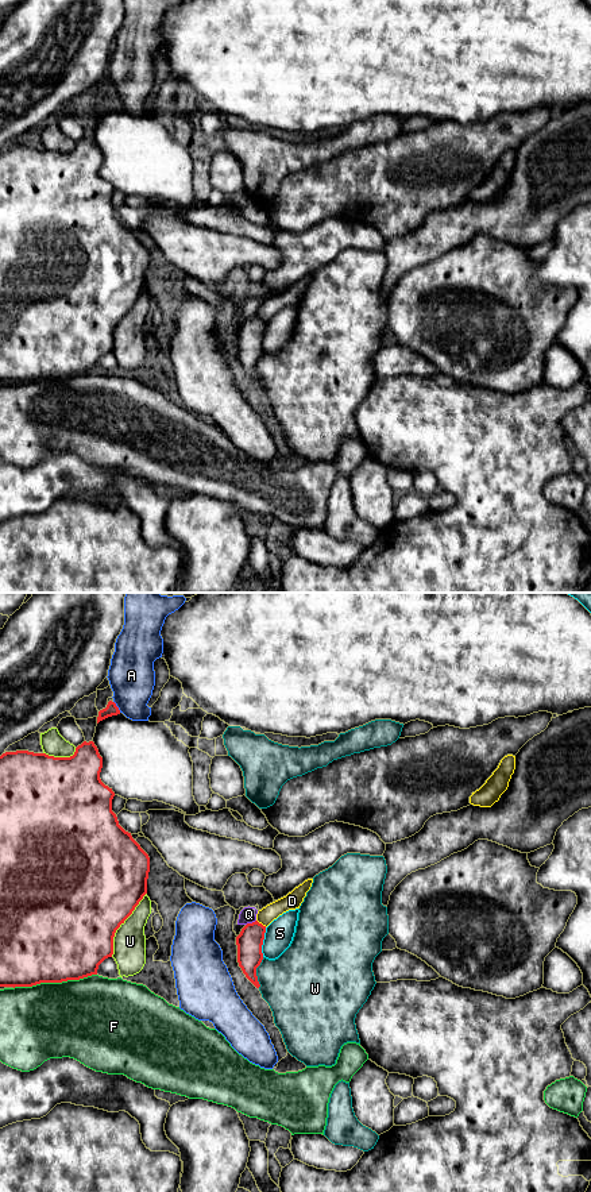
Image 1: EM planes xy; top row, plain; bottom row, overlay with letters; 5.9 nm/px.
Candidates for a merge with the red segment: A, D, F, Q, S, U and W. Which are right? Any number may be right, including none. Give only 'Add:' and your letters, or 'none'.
Add: none

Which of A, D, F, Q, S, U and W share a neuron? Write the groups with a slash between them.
A / D / F / Q / S / U / W

